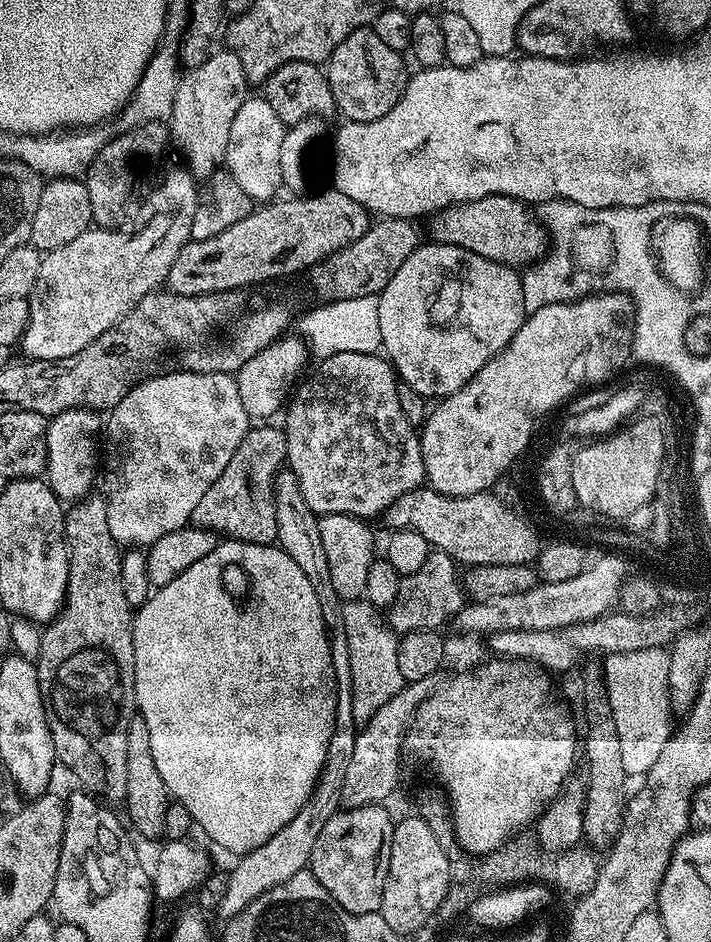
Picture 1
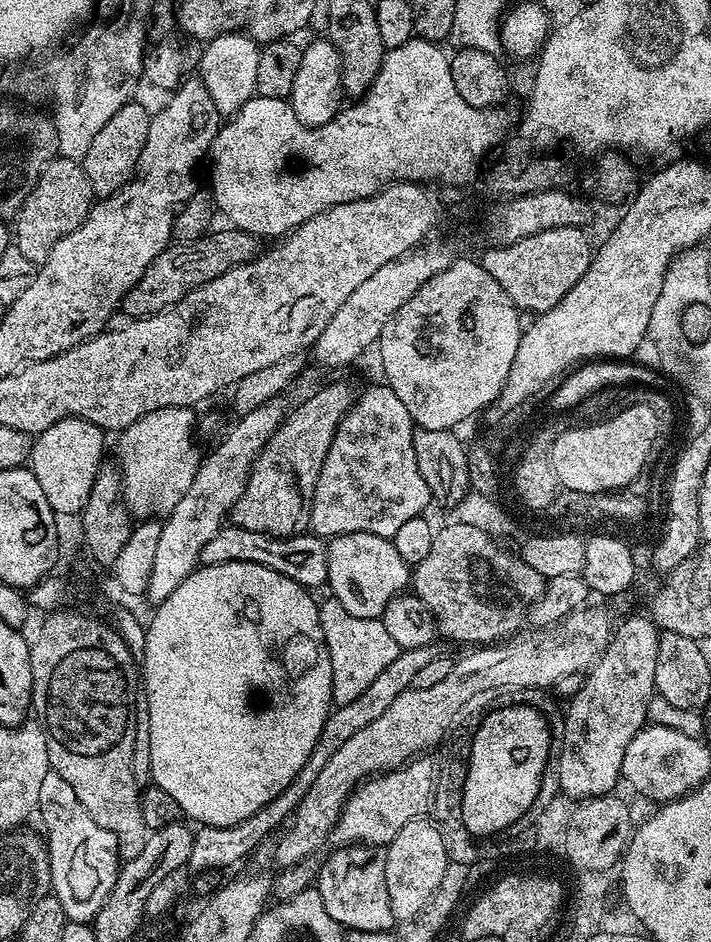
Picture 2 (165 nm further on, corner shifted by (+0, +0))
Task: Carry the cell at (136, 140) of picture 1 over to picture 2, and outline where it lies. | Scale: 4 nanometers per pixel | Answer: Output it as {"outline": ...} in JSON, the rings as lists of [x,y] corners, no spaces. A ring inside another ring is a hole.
{"outline":[[[129,102],[94,134],[94,142],[90,142],[90,150],[86,150],[84,159],[84,173],[90,182],[93,193],[103,198],[113,196],[122,191],[136,175],[136,164],[140,161],[142,146],[146,146],[146,134],[150,134],[150,122],[152,117],[149,109],[144,109],[137,102]]]}

